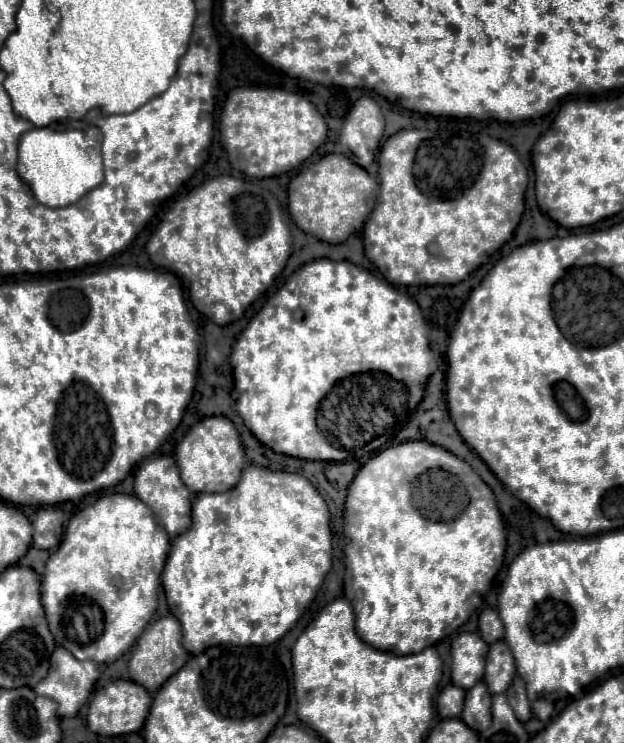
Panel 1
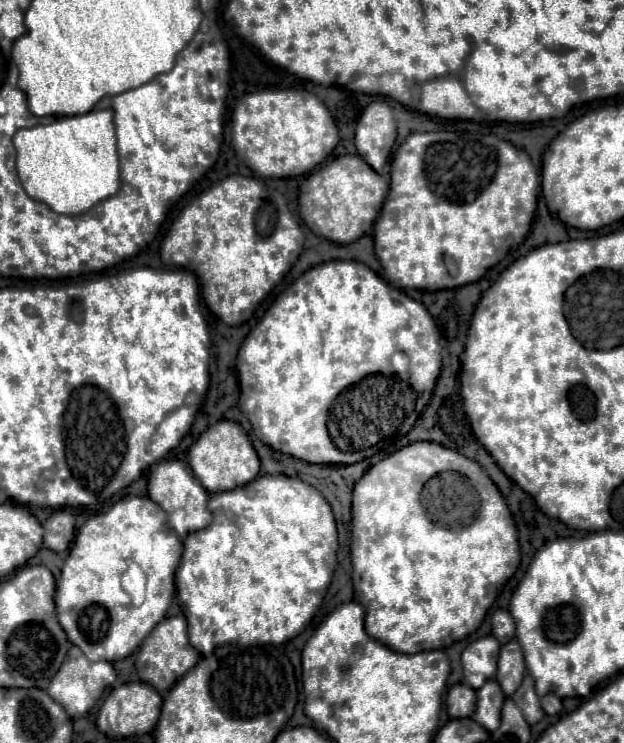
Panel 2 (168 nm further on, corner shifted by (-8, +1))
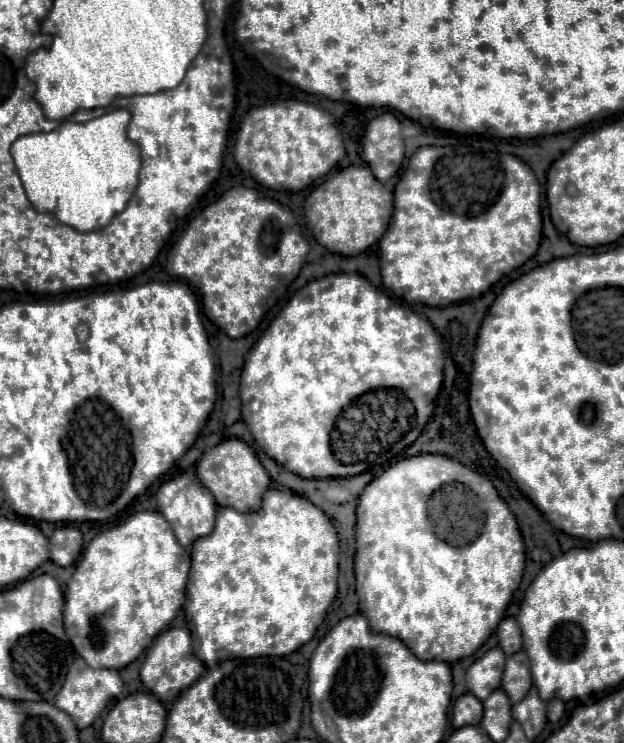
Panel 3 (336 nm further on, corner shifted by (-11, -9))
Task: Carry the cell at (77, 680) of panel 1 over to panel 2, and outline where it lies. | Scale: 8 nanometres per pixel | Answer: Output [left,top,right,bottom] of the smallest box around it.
[46,646,116,718]

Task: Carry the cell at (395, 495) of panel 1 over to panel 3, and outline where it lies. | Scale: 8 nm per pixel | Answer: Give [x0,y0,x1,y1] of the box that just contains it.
[355,454,525,664]

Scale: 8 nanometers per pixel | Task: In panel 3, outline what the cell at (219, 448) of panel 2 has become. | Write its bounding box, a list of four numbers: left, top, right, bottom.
[197,438,271,512]

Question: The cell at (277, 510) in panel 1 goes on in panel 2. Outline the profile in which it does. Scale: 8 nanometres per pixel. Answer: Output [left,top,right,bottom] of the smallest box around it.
[176,476,338,656]

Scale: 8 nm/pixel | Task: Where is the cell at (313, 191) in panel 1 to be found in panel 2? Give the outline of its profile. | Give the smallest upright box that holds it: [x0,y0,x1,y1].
[300,156,388,244]

